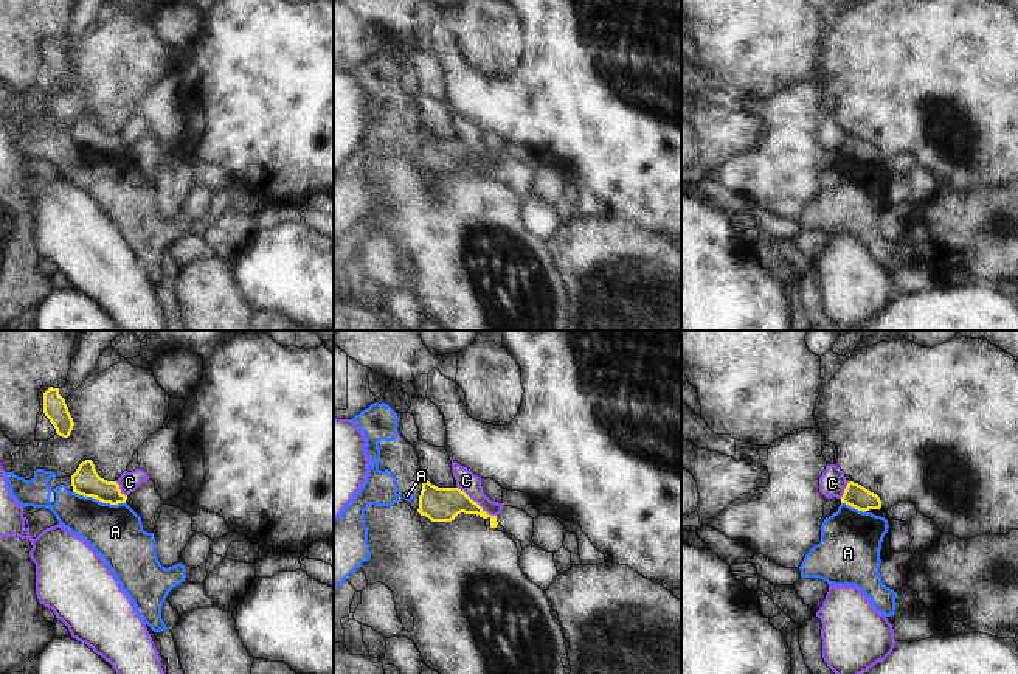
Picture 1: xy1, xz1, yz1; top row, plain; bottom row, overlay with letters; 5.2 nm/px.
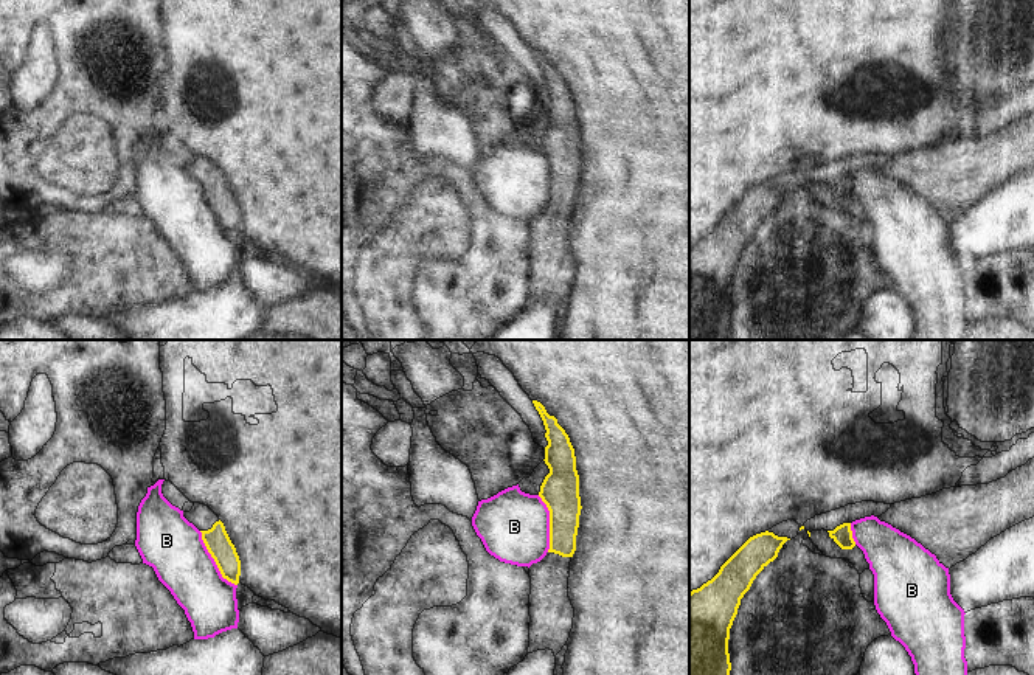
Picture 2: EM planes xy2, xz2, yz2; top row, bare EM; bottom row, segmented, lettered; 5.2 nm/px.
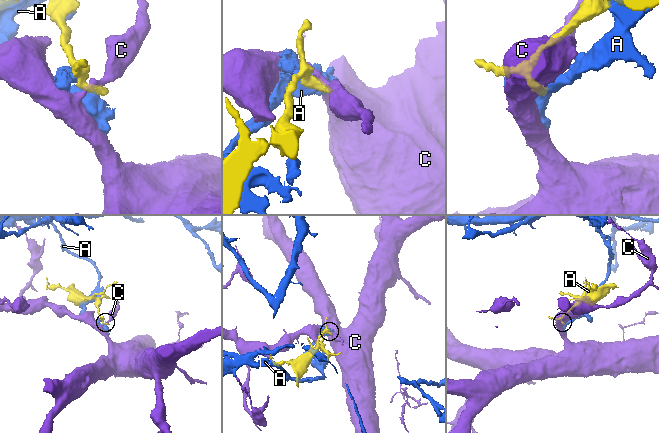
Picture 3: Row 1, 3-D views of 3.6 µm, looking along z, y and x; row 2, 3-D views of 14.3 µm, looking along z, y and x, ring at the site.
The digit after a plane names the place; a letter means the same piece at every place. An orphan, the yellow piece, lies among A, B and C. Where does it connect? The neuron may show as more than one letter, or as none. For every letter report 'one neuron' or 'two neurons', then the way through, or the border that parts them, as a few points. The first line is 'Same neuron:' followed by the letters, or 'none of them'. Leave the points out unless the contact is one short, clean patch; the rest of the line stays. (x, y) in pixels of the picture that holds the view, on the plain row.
Same neuron: none of them
A: two neurons
B: two neurons
C: two neurons; border along xz1 (457, 138), (495, 168)

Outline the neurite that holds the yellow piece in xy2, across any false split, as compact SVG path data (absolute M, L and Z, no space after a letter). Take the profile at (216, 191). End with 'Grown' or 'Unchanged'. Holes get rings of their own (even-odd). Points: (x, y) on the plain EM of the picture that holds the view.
M194 155L189 164L183 164L183 169L202 185L202 192L222 230L238 237L241 213L219 169L200 155Z. Grown

